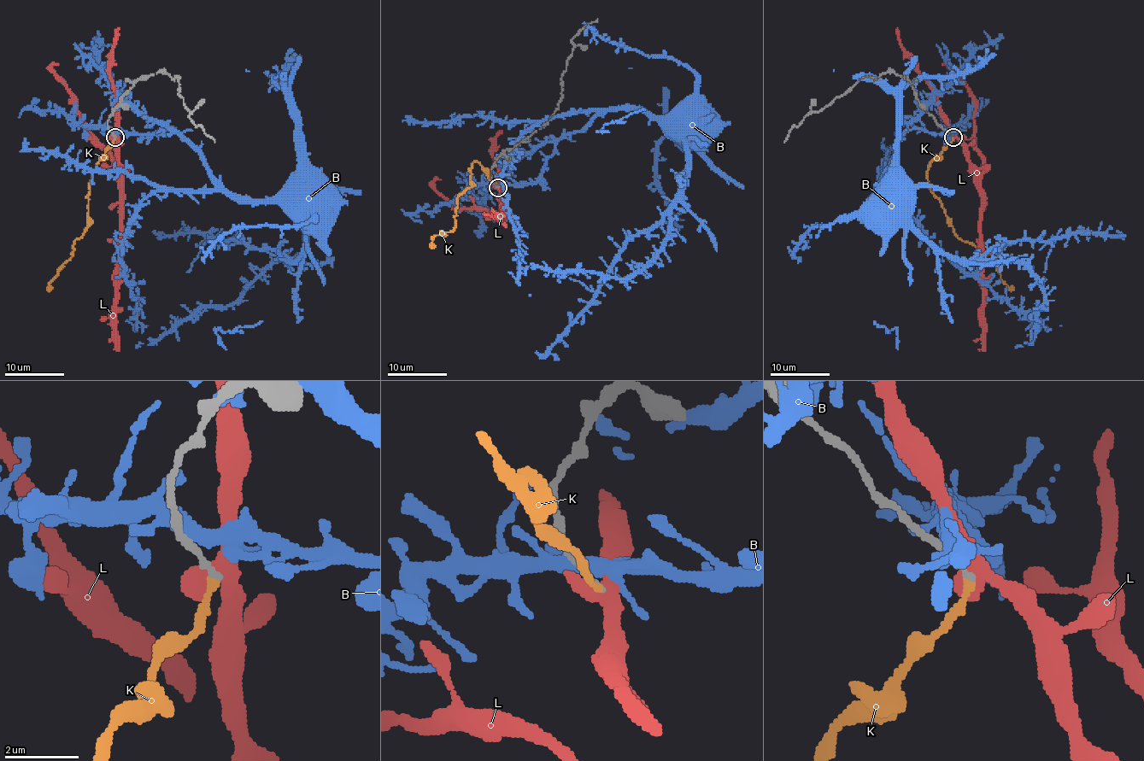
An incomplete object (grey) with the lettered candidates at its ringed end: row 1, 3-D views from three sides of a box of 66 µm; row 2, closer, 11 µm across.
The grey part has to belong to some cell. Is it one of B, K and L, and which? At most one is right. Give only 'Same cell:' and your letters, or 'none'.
Same cell: none

